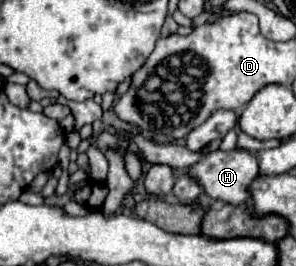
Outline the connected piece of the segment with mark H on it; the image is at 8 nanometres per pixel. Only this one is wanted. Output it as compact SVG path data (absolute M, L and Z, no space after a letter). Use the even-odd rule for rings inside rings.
M214 150L206 154L202 160L198 160L194 166L188 168L188 176L194 178L198 184L202 184L204 192L210 198L228 202L228 204L244 204L250 198L250 182L258 176L258 158L246 150Z

